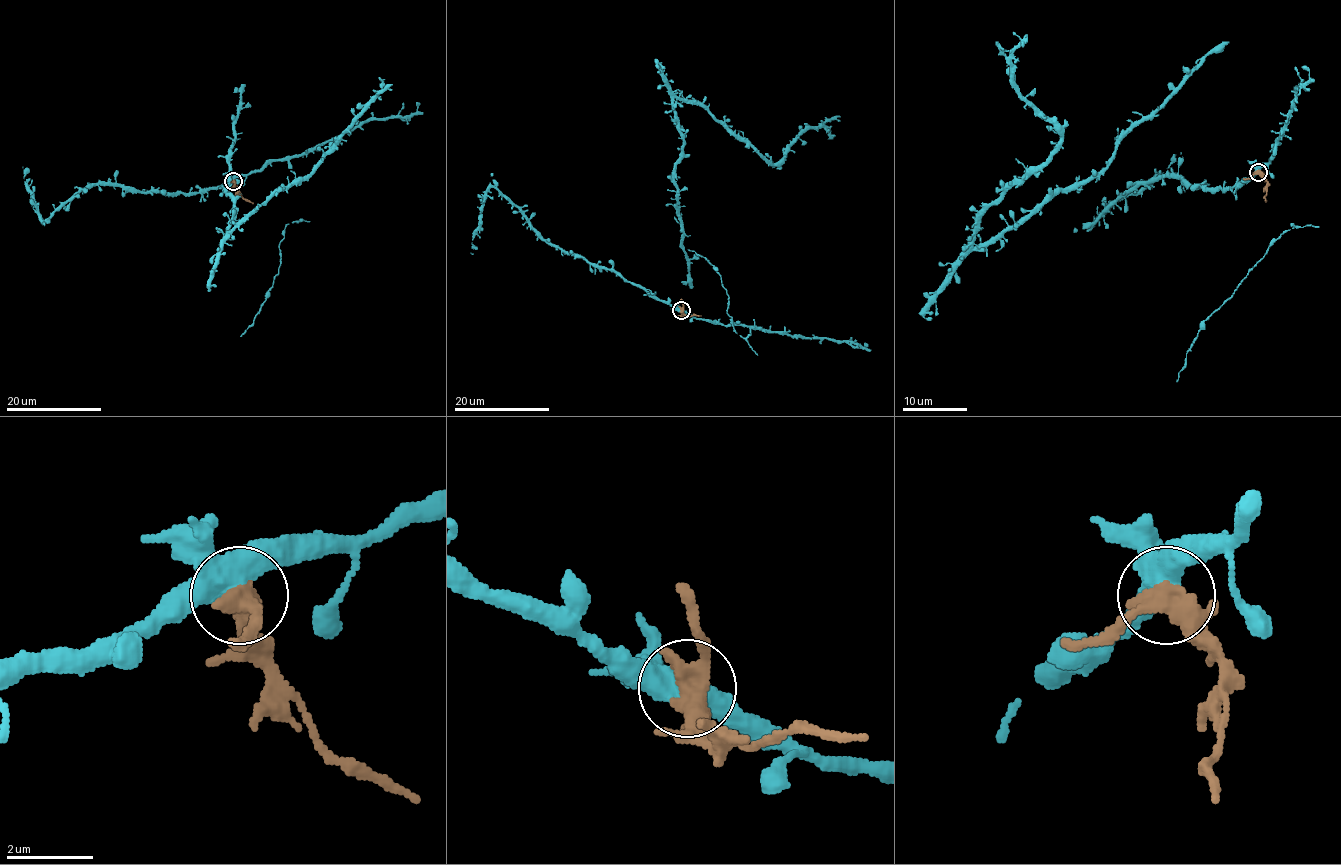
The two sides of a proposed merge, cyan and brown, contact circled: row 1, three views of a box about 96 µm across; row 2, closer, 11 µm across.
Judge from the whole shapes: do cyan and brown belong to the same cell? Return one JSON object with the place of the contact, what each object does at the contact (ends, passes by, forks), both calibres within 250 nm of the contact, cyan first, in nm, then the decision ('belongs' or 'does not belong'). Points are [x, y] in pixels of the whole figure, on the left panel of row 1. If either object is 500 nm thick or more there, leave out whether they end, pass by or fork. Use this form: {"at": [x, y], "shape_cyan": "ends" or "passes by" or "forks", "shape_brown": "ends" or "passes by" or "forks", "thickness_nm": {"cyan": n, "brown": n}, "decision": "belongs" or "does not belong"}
{"at": [233, 181], "shape_cyan": "forks", "shape_brown": "forks", "thickness_nm": {"cyan": 440, "brown": 400}, "decision": "does not belong"}

